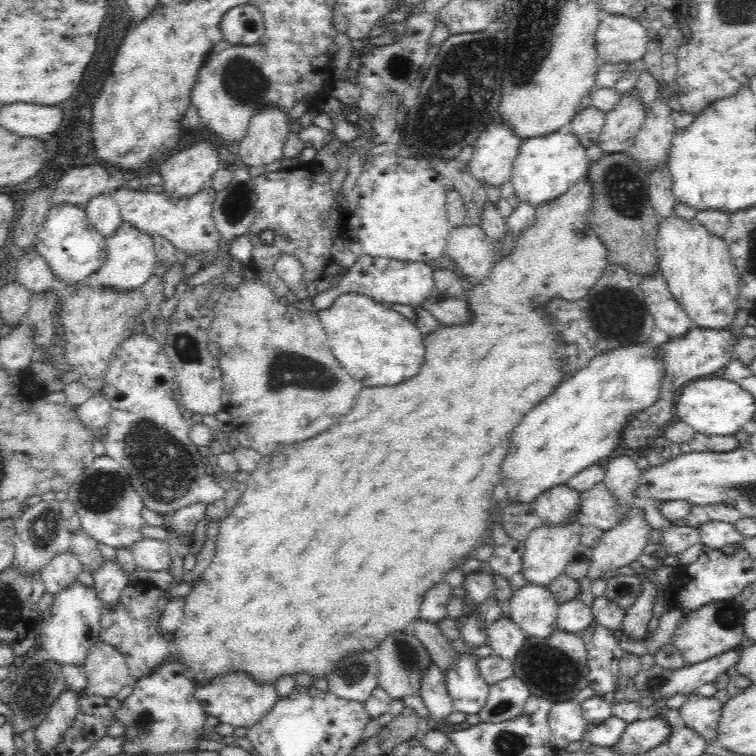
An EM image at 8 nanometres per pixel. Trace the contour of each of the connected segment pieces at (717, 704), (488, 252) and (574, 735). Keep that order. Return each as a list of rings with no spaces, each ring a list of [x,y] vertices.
[[[687,695],[686,701],[679,708],[685,726],[693,728],[706,740],[716,736],[716,727],[721,715],[722,703],[713,696]]]
[[[478,225],[452,227],[445,252],[458,264],[455,269],[460,276],[474,281],[488,274],[494,264],[496,249],[493,240]]]
[[[567,700],[552,704],[547,723],[554,744],[561,750],[568,742],[581,740],[588,722],[583,717],[581,704],[578,701]]]

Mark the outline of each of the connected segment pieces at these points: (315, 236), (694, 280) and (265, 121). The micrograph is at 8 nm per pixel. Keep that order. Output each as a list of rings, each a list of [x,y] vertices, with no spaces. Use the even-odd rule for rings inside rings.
[[[313,160],[288,170],[280,168],[279,171],[264,172],[254,180],[255,219],[247,234],[253,249],[248,265],[258,277],[268,283],[274,296],[279,299],[286,298],[290,301],[290,305],[304,312],[315,313],[313,299],[318,292],[314,288],[314,281],[324,278],[323,270],[333,262],[332,246],[334,246],[335,234],[330,229],[328,218],[337,200],[330,187],[332,176],[334,176],[334,171],[325,170],[321,164]],[[266,228],[274,230],[275,243],[272,246],[263,245],[258,240],[258,232]],[[284,254],[293,256],[302,265],[302,280],[308,293],[304,300],[298,298],[275,273],[274,266]]]
[[[673,212],[659,218],[655,245],[658,268],[664,273],[674,299],[682,306],[692,324],[715,330],[731,326],[738,312],[739,280],[723,237],[712,234],[696,217],[678,217]]]
[[[268,104],[264,110],[254,113],[239,142],[243,162],[251,167],[282,158],[282,147],[291,127],[288,113],[276,104]]]

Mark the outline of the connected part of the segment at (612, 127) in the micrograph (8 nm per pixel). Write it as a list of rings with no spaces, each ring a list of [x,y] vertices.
[[[634,86],[622,93],[616,108],[606,113],[605,124],[598,138],[598,144],[604,153],[620,152],[626,146],[634,144],[647,112],[638,92]]]

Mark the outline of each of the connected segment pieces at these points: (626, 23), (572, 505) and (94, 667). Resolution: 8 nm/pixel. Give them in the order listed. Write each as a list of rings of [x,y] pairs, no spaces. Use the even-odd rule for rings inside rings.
[[[628,14],[602,17],[595,36],[602,62],[634,63],[643,58],[649,41],[646,29]]]
[[[567,484],[547,488],[533,500],[532,505],[544,525],[557,525],[576,519],[582,494]]]
[[[102,640],[90,647],[84,664],[89,679],[84,694],[113,697],[130,678],[125,656]]]

